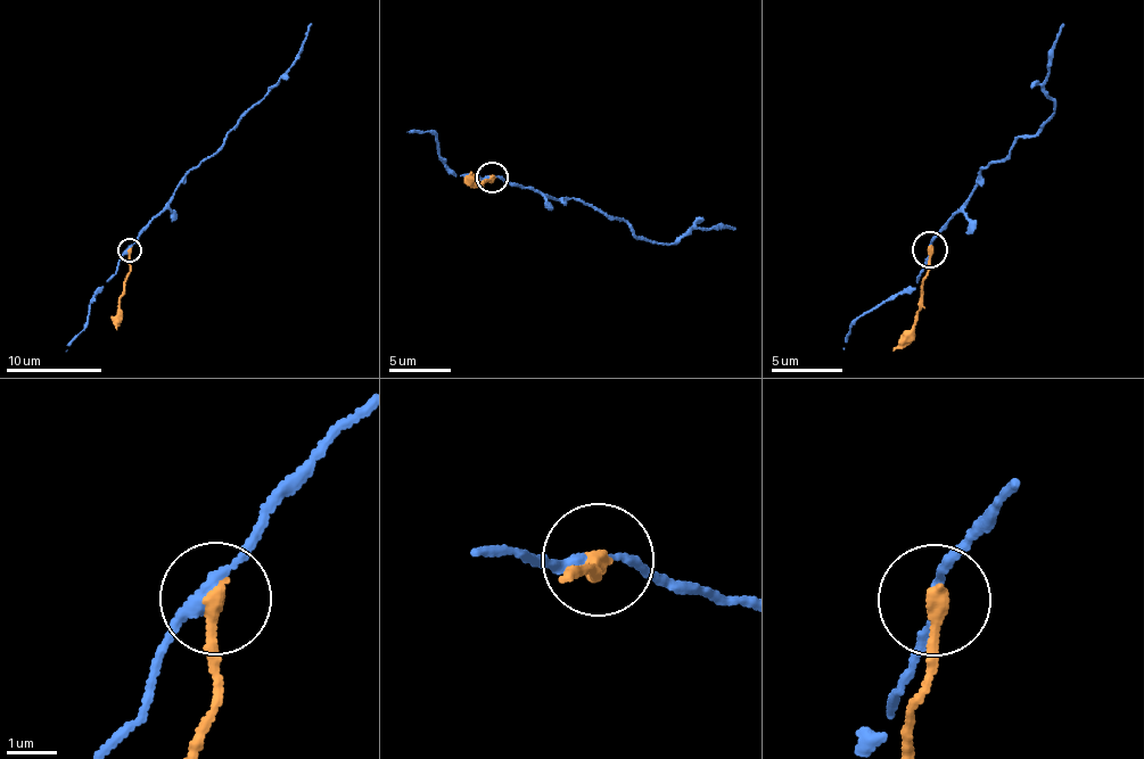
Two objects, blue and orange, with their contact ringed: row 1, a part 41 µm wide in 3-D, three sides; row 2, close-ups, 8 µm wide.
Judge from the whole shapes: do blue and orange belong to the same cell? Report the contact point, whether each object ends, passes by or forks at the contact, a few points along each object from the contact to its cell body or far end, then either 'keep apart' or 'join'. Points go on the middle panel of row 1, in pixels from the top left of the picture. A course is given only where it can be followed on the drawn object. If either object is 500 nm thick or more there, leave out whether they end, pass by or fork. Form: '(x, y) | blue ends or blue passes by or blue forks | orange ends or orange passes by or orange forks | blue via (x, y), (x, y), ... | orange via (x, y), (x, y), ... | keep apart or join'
(492, 178) | blue passes by | orange ends | blue via (490, 178), (509, 180), (545, 198), (572, 198), (600, 208), (659, 244), (679, 241), (699, 227), (735, 228) | orange via (493, 178), (484, 187), (476, 184), (472, 172) | keep apart

